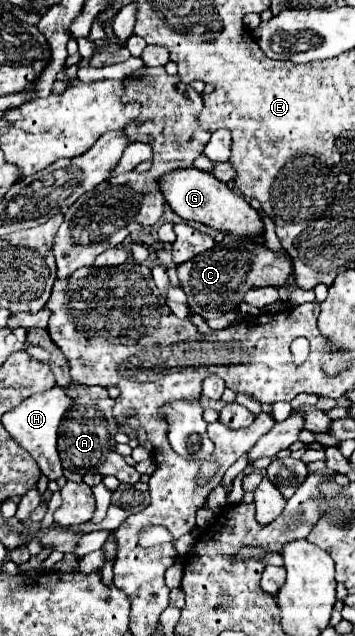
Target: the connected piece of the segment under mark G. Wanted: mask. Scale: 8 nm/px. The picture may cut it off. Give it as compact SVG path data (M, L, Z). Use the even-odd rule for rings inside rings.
M196 168L176 170L172 174L166 174L160 180L160 186L164 190L166 202L170 208L184 220L196 220L210 228L216 228L218 232L232 234L232 236L246 236L254 242L264 244L264 222L260 212L256 212L240 194L230 190L224 182L216 180L208 172L200 172Z

